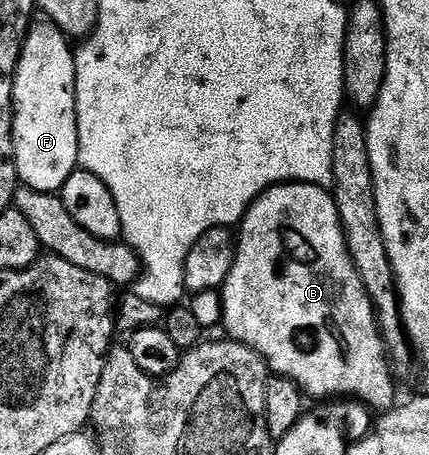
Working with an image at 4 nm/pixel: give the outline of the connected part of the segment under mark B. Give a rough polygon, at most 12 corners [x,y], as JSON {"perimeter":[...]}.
{"perimeter":[[338,203],[246,210],[221,326],[311,400],[395,406]]}

